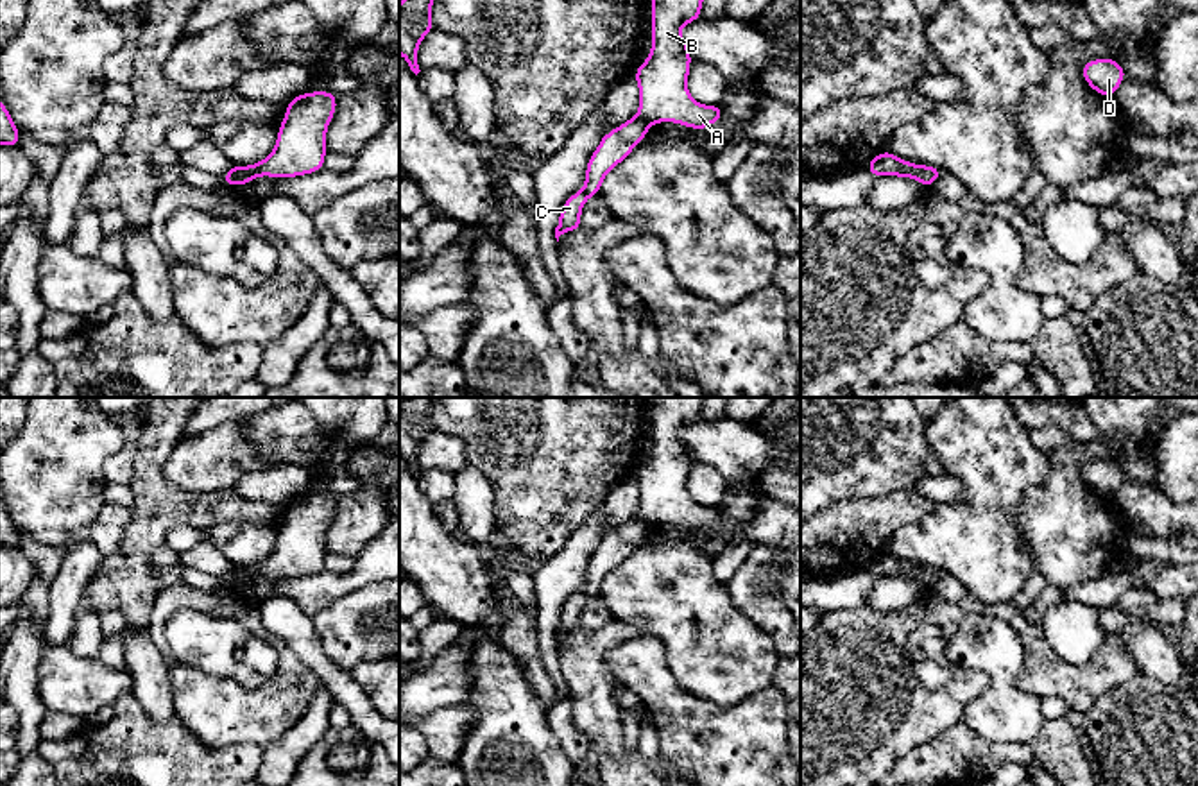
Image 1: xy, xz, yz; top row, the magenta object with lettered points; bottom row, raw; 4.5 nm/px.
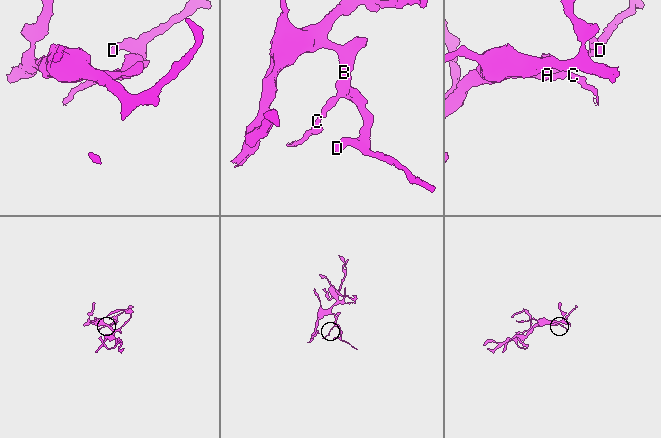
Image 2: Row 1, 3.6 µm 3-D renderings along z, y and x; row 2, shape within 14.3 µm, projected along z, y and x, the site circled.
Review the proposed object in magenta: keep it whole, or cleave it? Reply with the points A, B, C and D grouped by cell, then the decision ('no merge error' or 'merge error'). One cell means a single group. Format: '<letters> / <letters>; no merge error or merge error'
A B D / C; merge error

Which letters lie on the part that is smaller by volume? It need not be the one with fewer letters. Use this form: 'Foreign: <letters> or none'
Foreign: C

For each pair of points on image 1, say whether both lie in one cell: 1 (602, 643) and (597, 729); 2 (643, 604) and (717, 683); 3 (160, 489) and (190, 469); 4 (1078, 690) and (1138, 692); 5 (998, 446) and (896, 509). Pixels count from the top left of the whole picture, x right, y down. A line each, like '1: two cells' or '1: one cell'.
1: one cell
2: one cell
3: two cells
4: two cells
5: two cells

